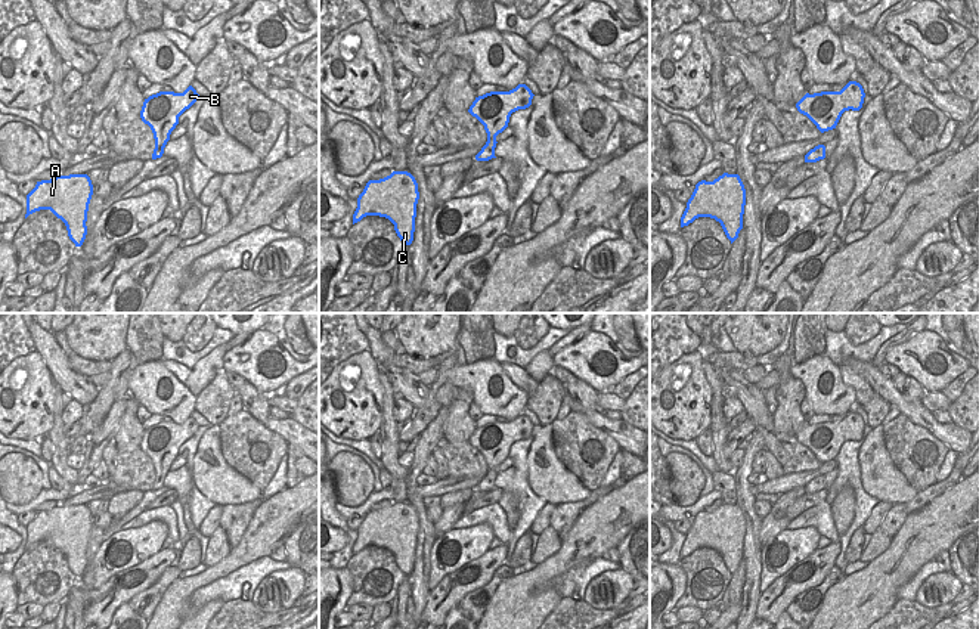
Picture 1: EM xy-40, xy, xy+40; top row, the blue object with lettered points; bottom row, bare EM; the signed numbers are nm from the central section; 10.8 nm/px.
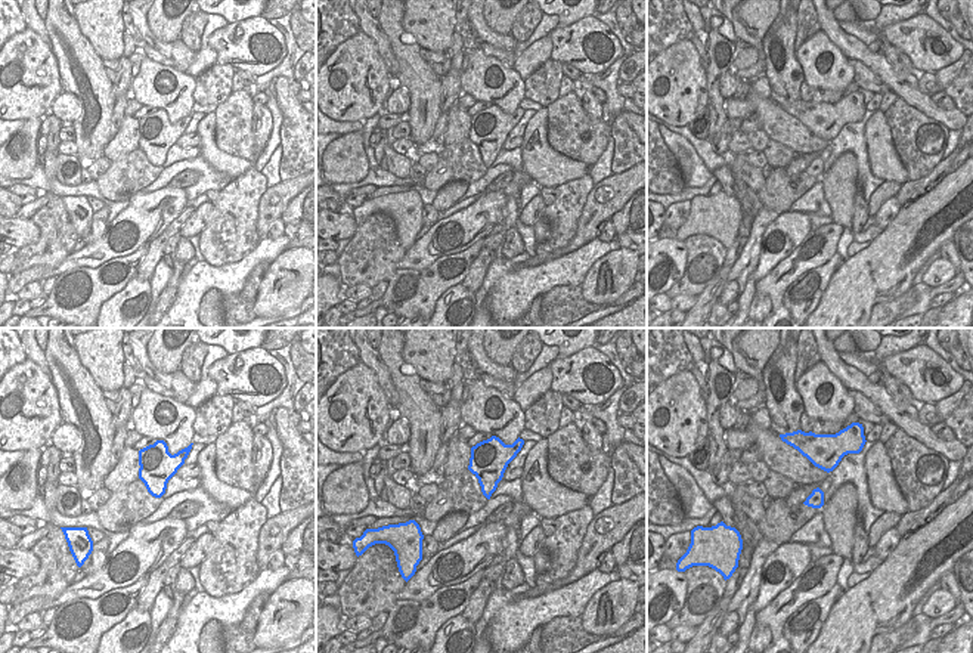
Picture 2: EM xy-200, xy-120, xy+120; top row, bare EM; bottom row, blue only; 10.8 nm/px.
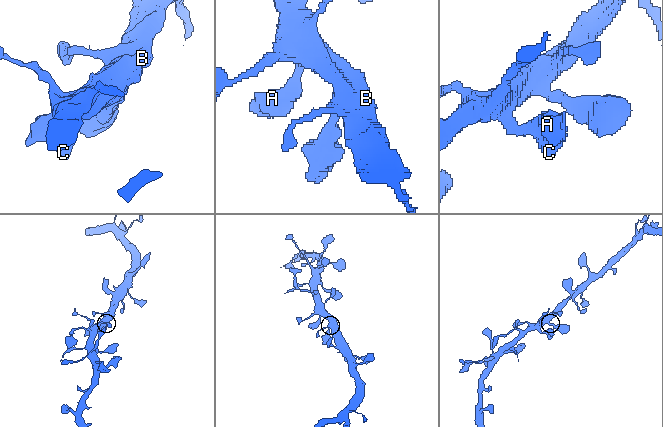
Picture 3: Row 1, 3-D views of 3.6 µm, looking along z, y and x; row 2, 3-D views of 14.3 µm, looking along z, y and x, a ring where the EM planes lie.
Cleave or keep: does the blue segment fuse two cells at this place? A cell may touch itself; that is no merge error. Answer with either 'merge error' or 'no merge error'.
no merge error

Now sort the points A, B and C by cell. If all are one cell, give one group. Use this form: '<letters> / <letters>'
A B C

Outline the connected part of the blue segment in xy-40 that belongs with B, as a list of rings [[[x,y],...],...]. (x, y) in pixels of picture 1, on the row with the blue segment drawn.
[[[189,86],[183,93],[159,92],[145,99],[140,118],[154,133],[155,149],[152,159],[161,158],[179,117],[198,99],[196,90]]]

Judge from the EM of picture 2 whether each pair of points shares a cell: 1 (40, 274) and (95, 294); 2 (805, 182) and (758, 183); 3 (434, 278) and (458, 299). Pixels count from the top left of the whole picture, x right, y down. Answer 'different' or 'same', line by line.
1: different
2: different
3: different

